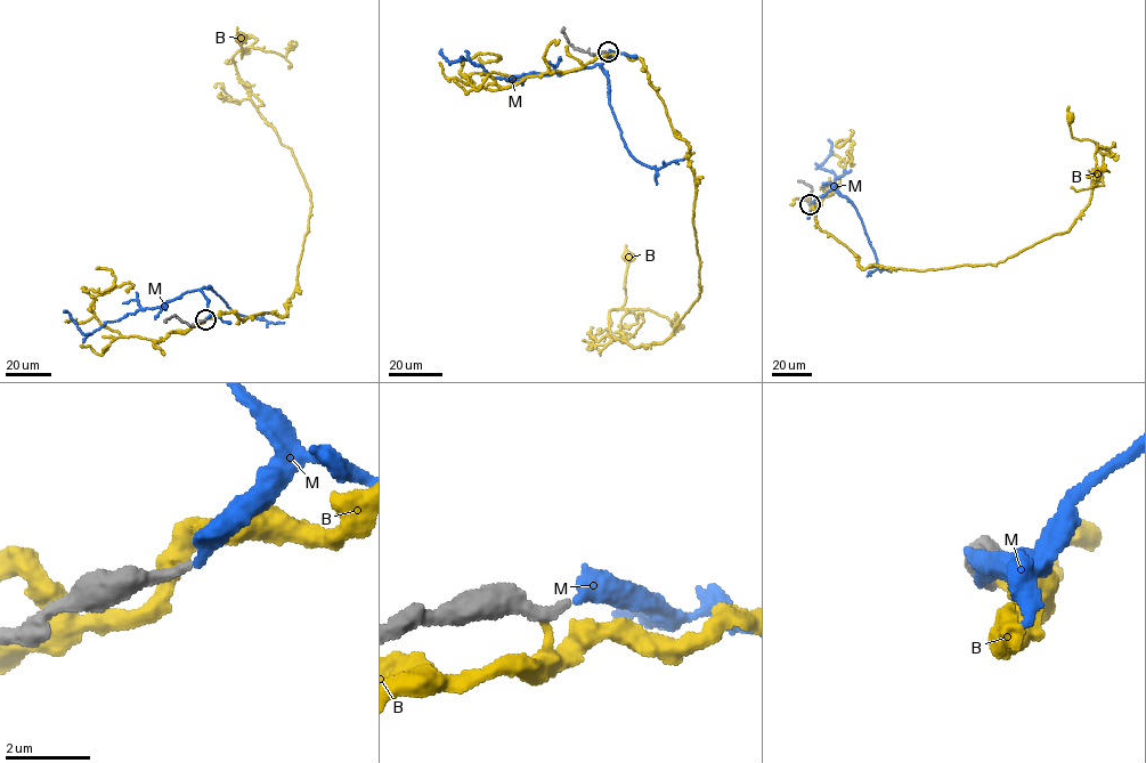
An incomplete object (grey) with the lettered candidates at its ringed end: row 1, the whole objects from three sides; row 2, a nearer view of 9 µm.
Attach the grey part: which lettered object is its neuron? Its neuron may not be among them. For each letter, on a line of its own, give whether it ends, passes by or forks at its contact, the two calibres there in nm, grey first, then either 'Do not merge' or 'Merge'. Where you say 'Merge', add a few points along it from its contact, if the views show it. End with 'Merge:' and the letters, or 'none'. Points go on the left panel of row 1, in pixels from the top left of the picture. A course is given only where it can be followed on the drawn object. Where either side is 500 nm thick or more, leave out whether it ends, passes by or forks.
B: It ends there. Thickness 400 nm (grey) against 260 nm. Do not merge
M: It ends there. Thickness 240 nm (grey) against 400 nm. Merge. Its course: (205, 319), (210, 313), (208, 300), (195, 290), (106, 322), (88, 335), (82, 334), (64, 310)
Merge: M

